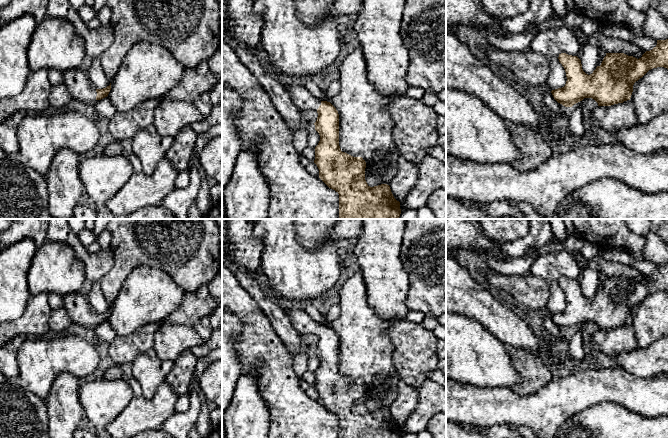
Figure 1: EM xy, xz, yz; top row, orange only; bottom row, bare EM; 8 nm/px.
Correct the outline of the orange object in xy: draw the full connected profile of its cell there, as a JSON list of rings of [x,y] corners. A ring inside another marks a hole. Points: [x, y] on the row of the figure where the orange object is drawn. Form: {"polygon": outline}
{"polygon": [[[78,68],[63,72],[64,84],[70,92],[73,100],[85,104],[94,104],[108,96],[111,90],[111,83],[103,89],[95,89],[91,84],[88,76]]]}

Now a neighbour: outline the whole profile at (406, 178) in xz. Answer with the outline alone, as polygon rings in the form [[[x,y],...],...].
[[[398,157],[398,169],[389,186],[394,198],[402,202],[409,192],[417,185],[419,170],[416,164]]]

